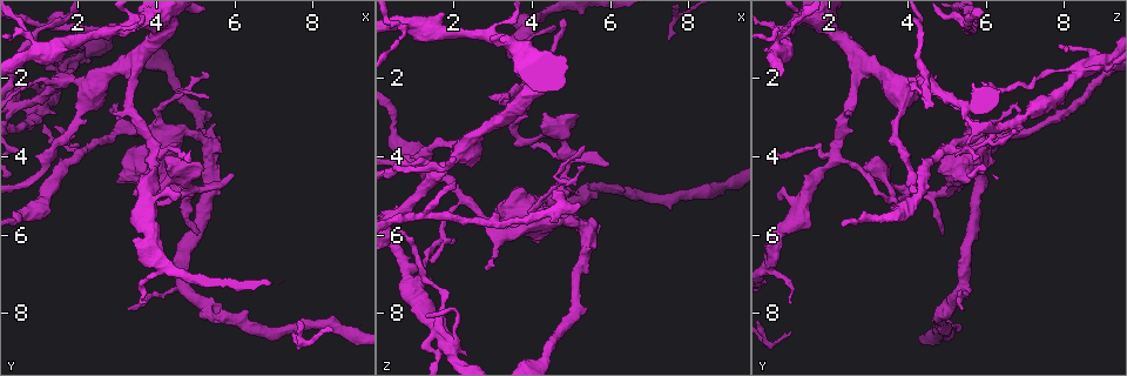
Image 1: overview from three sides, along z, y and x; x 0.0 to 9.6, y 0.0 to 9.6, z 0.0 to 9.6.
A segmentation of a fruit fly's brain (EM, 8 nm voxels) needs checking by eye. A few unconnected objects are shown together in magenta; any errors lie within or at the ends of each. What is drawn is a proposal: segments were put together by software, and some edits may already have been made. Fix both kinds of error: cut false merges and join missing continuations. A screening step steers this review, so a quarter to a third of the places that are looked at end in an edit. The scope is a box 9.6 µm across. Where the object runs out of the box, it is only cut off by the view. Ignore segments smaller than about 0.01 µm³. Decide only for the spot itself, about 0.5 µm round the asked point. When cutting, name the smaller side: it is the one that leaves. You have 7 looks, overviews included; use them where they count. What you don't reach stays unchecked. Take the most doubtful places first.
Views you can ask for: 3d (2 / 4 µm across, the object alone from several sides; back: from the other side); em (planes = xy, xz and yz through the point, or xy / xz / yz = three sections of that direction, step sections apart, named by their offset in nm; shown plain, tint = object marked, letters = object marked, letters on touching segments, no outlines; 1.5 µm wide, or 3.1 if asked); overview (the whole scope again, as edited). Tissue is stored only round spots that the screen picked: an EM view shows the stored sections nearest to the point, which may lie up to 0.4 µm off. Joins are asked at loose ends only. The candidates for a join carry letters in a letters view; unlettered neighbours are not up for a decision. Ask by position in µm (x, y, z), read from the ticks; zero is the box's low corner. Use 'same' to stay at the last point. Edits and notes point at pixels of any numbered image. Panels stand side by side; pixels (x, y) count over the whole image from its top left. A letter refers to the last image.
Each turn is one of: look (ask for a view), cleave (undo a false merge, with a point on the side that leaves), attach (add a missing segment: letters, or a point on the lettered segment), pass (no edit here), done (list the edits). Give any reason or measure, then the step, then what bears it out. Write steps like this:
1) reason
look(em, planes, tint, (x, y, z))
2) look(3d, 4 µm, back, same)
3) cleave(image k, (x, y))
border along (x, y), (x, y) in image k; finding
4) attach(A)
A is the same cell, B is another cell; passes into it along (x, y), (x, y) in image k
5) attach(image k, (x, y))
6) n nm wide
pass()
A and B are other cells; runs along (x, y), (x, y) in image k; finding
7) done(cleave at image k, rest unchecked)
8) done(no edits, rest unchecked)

arms part here
look(em, planes, tint, (1.65, 3.60, 6.05))

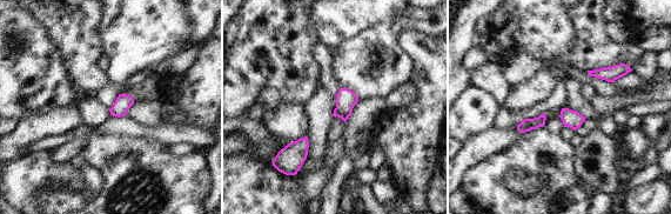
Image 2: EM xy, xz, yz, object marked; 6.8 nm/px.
see the neighbours
look(em, planes, letters, same)

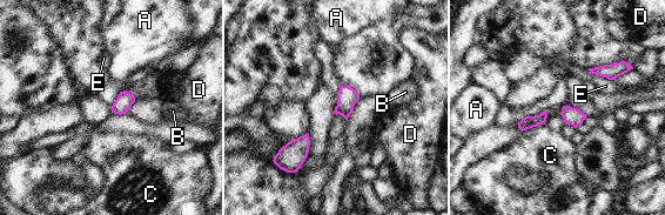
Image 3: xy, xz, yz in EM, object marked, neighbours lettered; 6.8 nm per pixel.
110 nm wide
cleave(image 3, (337, 111))
A, B, C, D and E are other cells; border along (337, 105), (349, 114) in image 3; a second neuron is stuck on

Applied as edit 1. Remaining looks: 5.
arms part here
look(3d, 2 µm, (1.40, 0.70, 5.45))

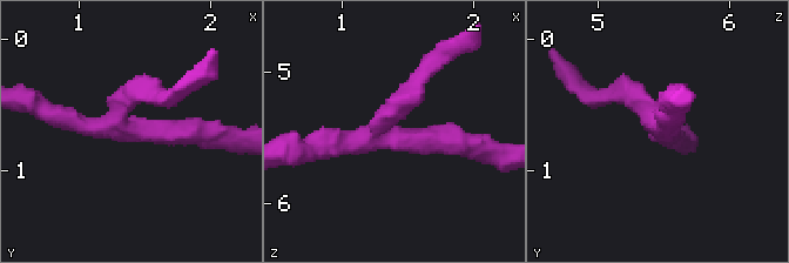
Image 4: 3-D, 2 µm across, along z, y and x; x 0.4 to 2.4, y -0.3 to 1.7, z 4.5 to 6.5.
3 arms; shape alone is not enough
look(em, xy, step 4, tint, (1.38, 0.70, 5.48))

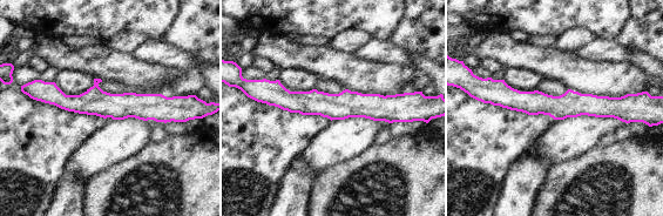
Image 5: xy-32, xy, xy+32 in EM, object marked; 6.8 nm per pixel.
look(em, planes, letters, same)

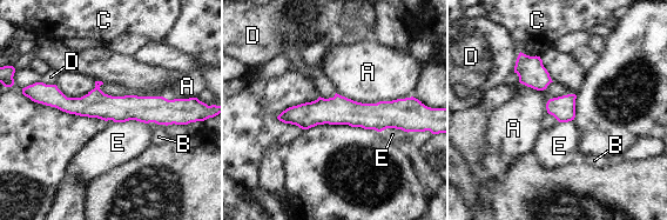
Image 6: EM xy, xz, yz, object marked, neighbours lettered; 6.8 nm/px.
pass()
A, B, C, D and E are other cells; runs along (47, 97), (114, 108), (187, 104) in image 6; all the same neuron

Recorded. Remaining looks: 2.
done(cleave at image 3, rest unchecked)

